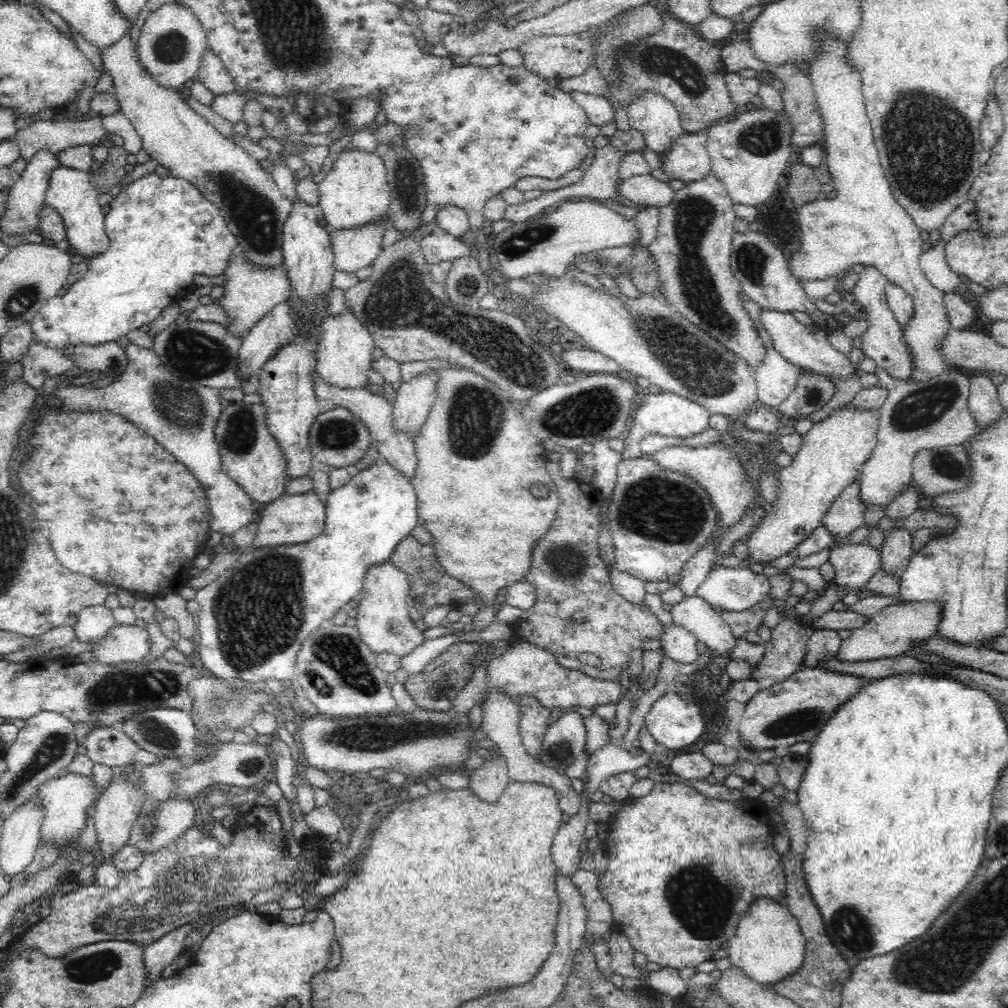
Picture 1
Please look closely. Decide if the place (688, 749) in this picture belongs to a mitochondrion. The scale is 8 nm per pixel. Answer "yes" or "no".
no

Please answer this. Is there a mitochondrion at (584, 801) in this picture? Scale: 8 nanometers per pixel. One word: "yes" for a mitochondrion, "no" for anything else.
no

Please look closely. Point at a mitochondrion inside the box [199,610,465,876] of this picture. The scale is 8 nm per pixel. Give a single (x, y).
(339, 662)

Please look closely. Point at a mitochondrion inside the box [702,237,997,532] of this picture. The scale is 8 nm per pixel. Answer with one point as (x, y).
(921, 409)

